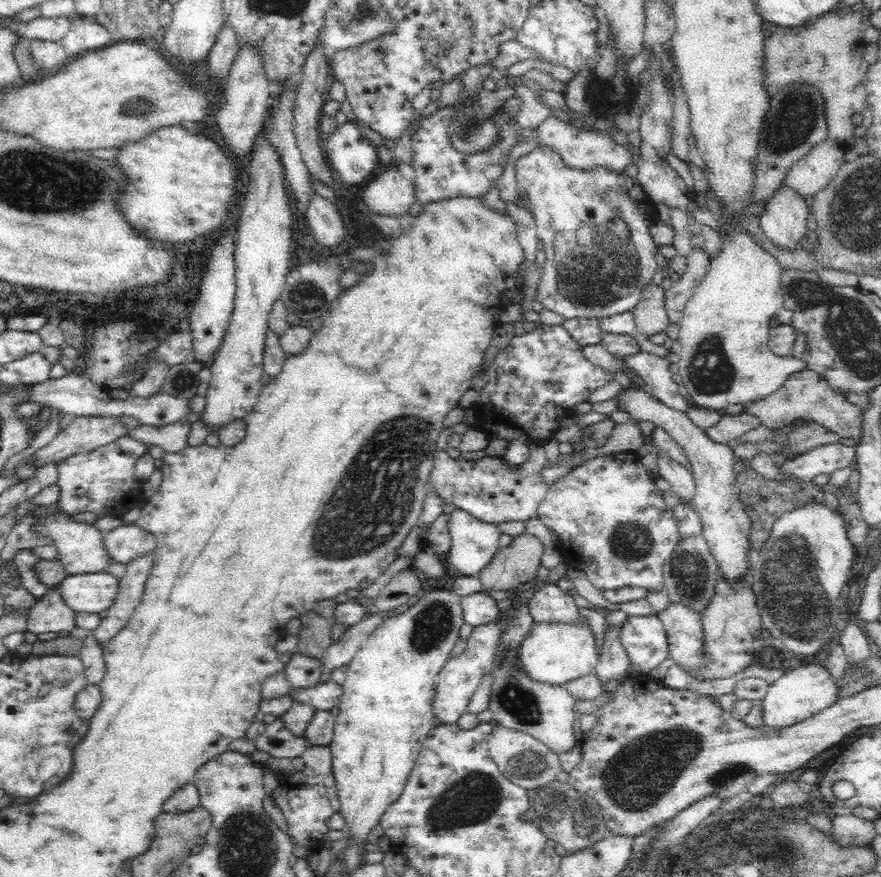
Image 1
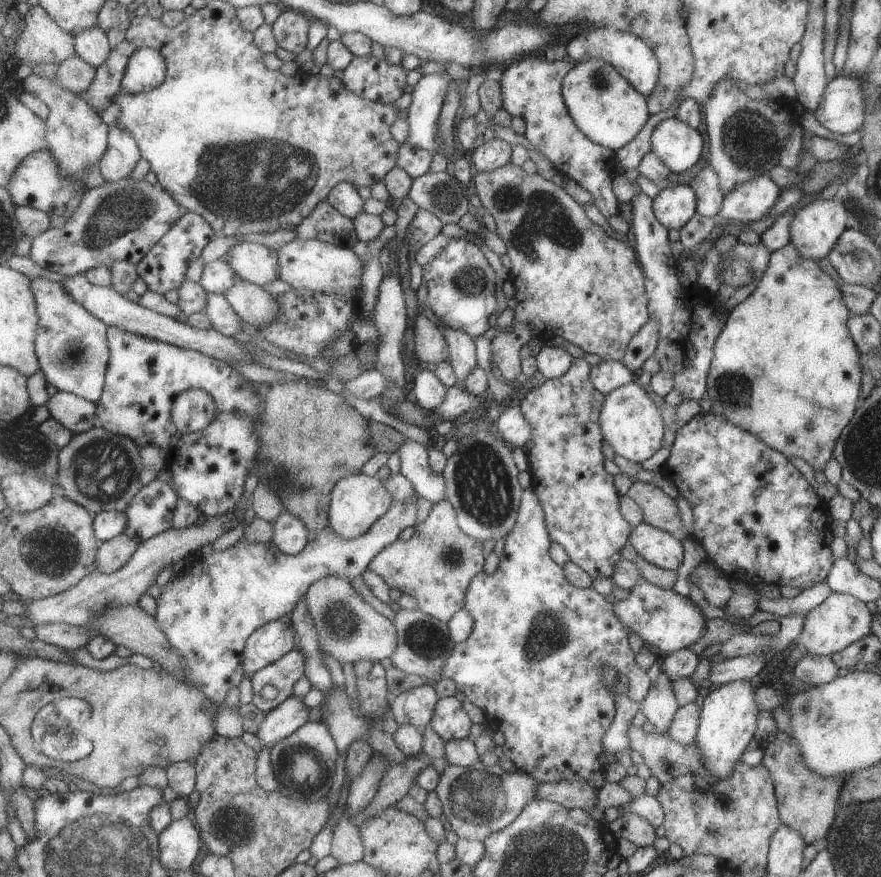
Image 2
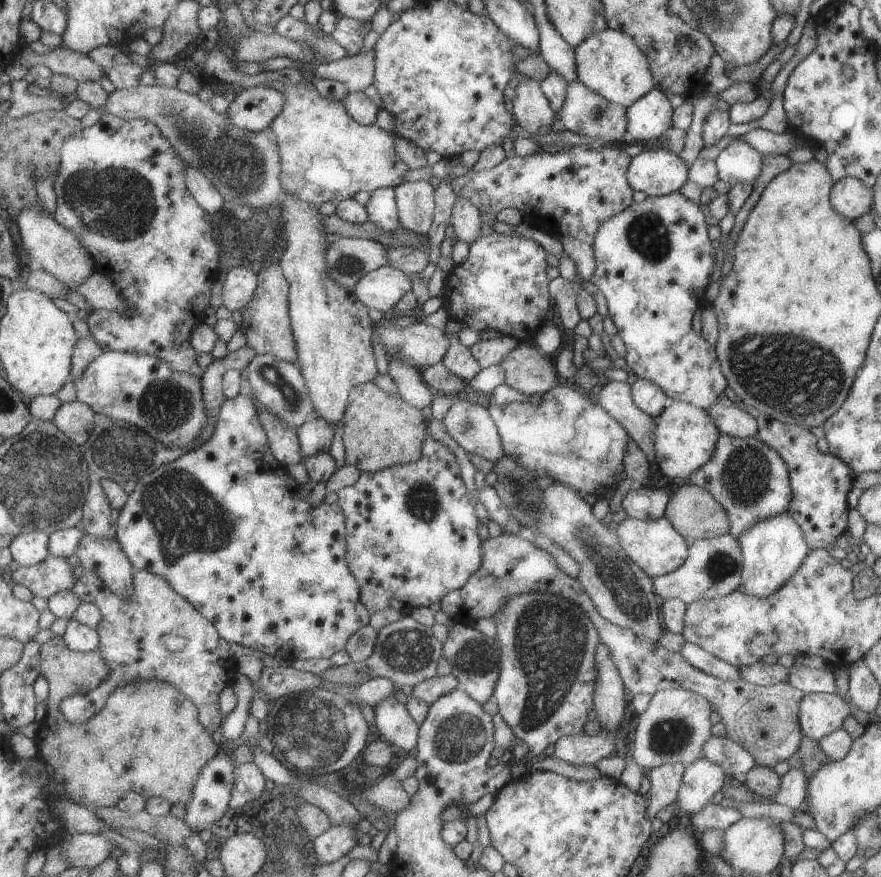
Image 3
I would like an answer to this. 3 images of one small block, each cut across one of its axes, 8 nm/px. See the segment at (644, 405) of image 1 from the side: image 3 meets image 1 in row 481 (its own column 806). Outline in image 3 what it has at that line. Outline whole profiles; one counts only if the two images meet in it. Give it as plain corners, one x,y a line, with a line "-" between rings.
804,694
799,701
797,720
802,736
819,740
841,728
846,717
852,716
844,699
836,694

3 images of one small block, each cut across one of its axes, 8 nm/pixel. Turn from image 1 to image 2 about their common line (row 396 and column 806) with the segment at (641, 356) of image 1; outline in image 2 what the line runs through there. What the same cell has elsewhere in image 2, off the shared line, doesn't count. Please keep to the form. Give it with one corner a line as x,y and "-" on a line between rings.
806,654
795,662
793,678
817,687
832,682
837,677
837,666
827,655

